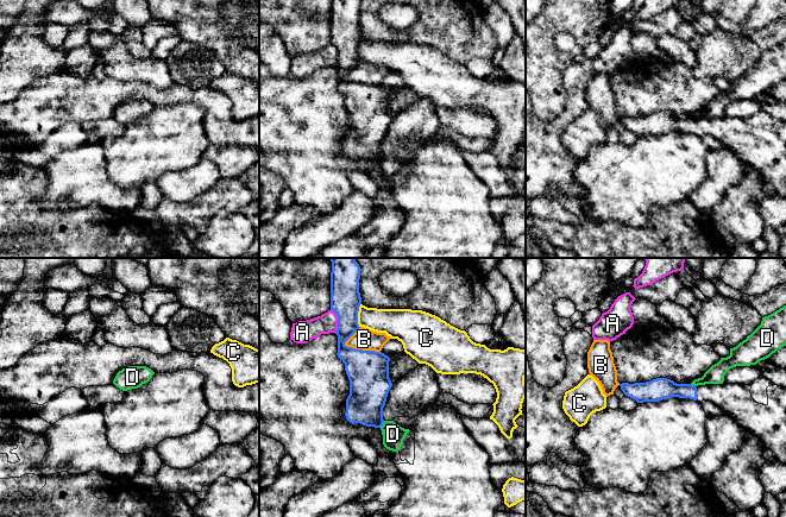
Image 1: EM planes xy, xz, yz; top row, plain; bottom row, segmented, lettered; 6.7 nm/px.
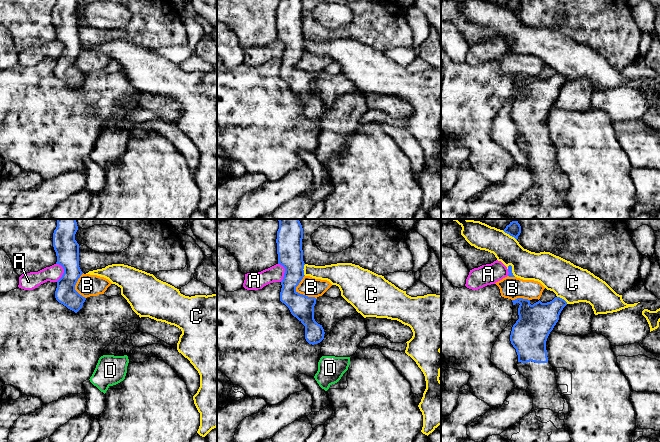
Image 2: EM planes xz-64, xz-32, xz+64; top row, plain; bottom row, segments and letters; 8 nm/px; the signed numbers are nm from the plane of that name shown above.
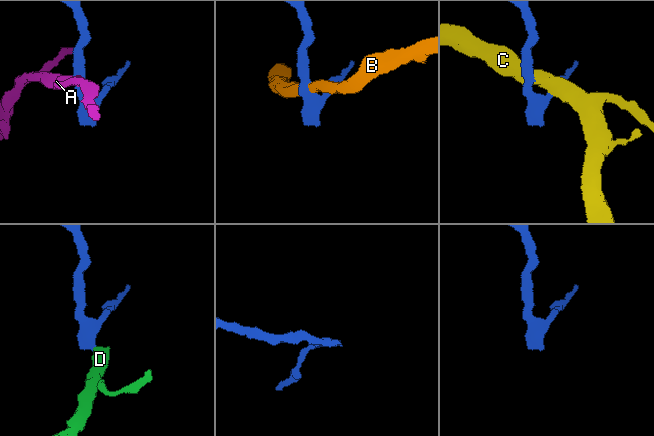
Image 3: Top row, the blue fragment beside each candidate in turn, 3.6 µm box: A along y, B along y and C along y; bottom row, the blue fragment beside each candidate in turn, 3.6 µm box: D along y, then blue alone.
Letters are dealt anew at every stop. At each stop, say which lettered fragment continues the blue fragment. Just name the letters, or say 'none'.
none

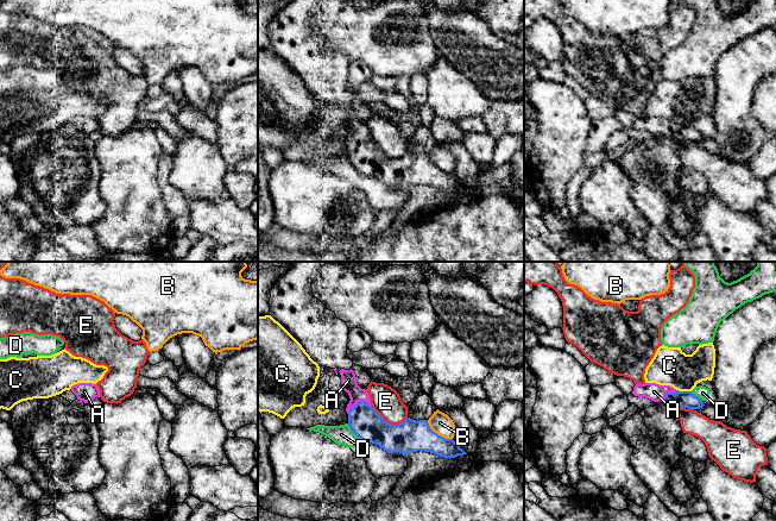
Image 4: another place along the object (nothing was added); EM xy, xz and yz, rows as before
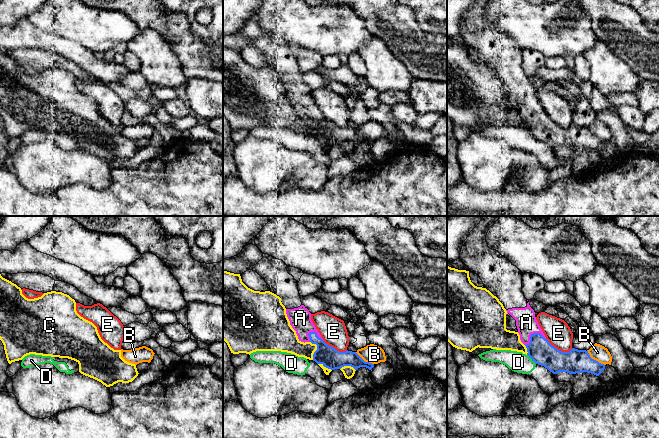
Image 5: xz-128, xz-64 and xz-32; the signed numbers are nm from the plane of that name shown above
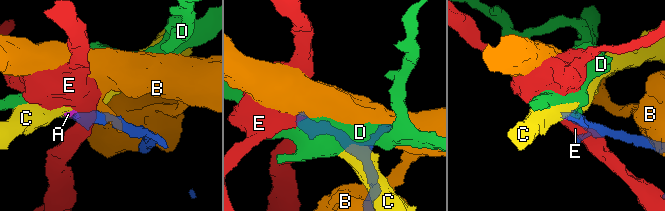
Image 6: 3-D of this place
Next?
A

